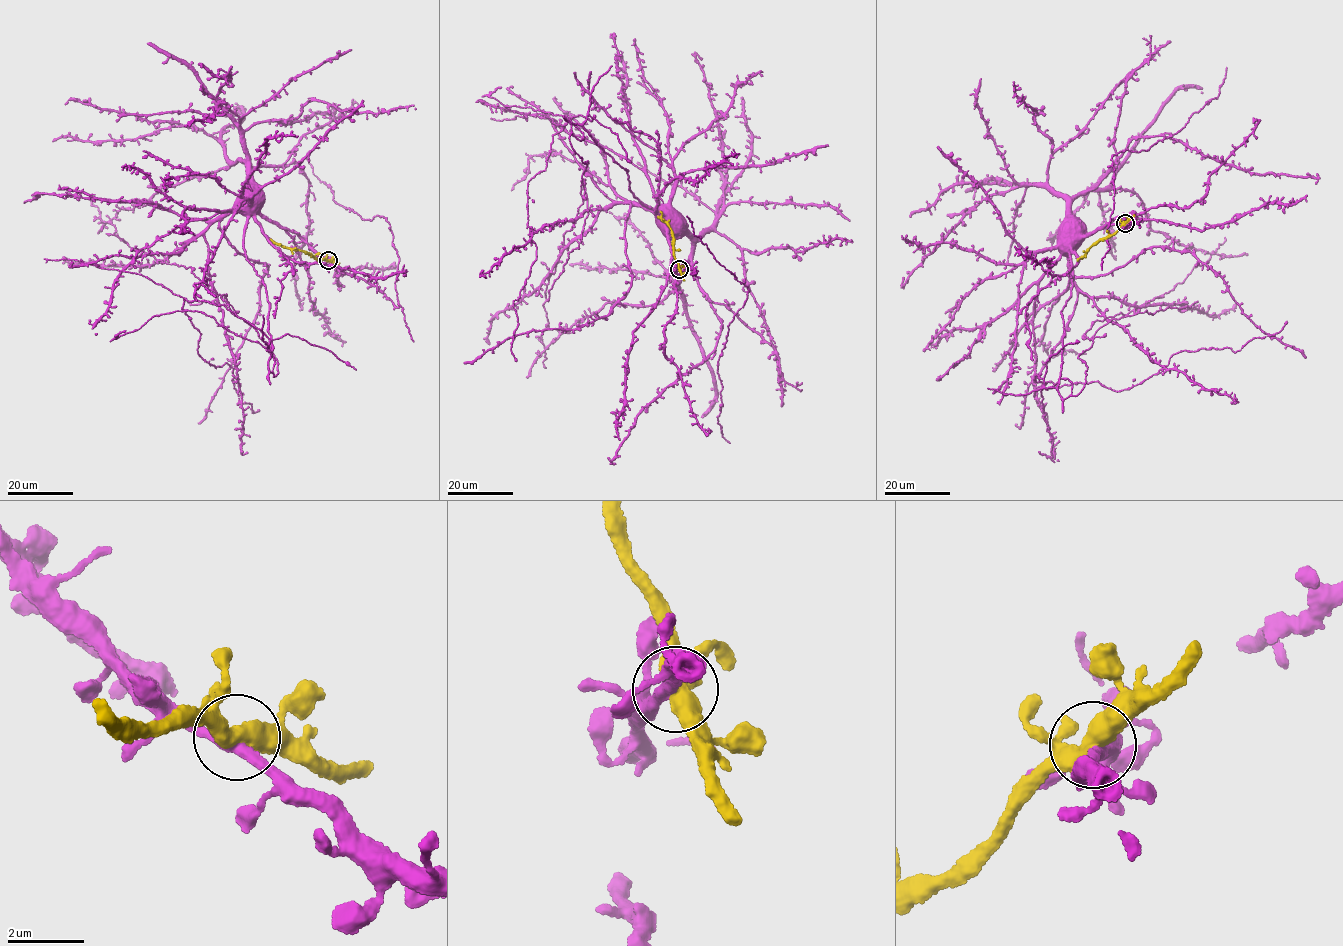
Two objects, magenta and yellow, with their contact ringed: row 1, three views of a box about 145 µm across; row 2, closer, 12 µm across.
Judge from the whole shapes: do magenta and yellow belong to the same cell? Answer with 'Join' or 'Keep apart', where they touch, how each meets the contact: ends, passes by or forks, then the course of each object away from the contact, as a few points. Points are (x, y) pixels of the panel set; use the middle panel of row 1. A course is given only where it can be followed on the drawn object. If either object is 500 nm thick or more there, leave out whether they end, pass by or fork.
Join. Place: (679, 269). At the ring magenta passes by. At the ring yellow passes by. Course of magenta: (678, 269), (675, 274), (676, 259), (669, 239), (671, 222). Course of yellow: (678, 269), (671, 227), (657, 216)

